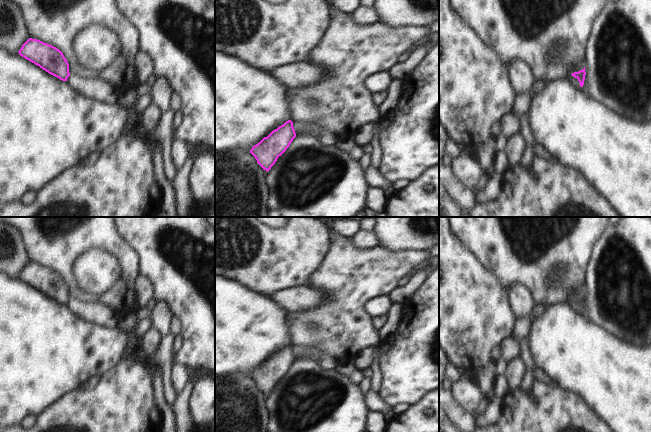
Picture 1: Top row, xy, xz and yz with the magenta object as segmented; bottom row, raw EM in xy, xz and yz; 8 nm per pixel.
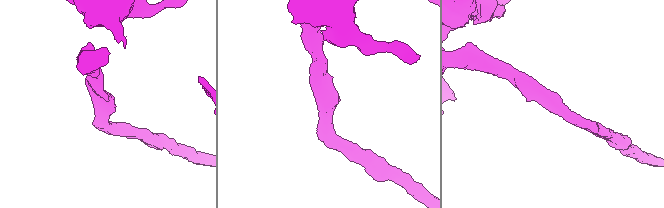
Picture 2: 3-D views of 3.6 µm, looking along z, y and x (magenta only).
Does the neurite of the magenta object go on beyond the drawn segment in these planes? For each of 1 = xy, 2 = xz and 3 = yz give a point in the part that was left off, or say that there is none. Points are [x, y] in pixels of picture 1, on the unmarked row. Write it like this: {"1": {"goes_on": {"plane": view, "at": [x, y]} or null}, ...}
{"1": {"goes_on": null}, "2": {"goes_on": null}, "3": {"goes_on": null}}

